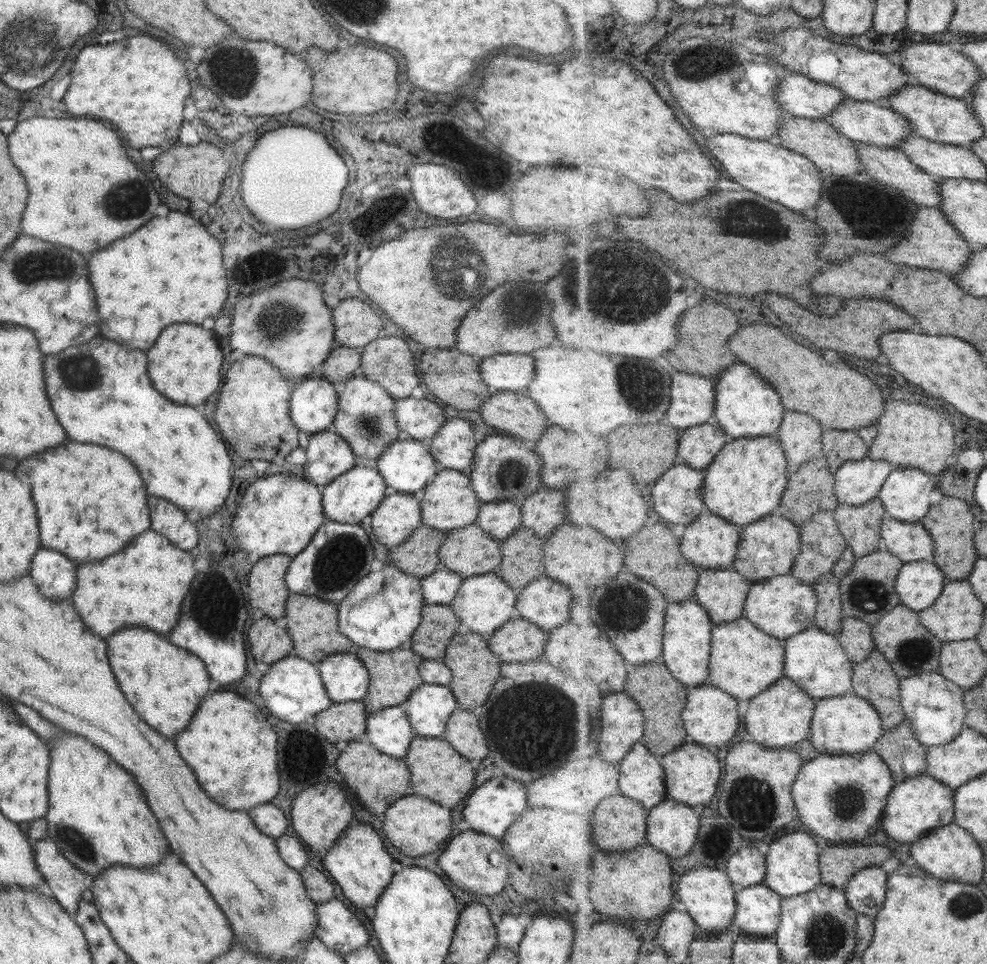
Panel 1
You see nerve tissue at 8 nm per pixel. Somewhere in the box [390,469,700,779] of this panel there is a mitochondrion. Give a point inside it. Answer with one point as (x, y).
(559, 725)

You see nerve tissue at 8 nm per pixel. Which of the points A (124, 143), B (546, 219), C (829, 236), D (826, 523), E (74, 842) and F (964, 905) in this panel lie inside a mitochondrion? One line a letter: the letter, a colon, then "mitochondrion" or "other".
A: other
B: other
C: other
D: other
E: mitochondrion
F: mitochondrion

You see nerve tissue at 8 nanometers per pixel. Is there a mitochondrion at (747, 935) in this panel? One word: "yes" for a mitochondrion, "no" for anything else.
no

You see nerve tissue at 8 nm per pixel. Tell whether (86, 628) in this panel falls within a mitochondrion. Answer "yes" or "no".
no

